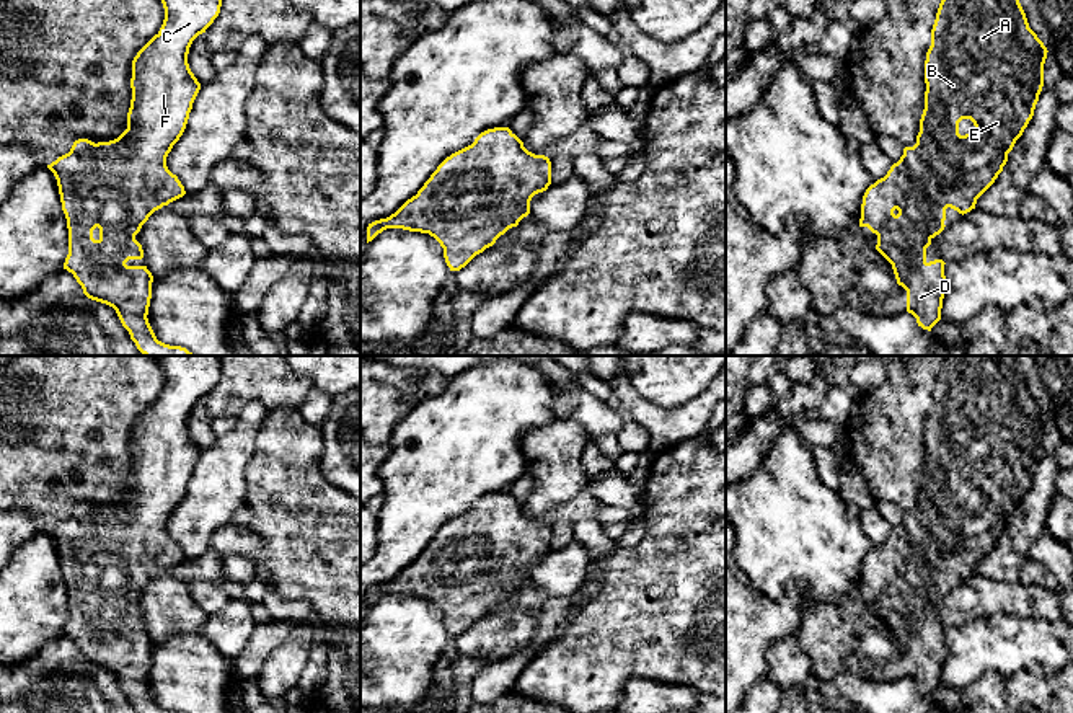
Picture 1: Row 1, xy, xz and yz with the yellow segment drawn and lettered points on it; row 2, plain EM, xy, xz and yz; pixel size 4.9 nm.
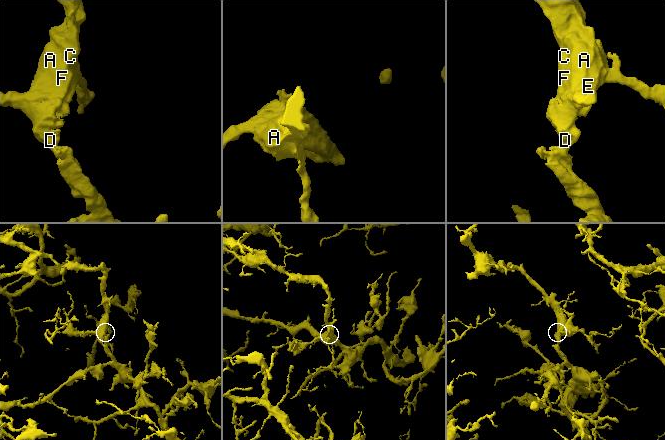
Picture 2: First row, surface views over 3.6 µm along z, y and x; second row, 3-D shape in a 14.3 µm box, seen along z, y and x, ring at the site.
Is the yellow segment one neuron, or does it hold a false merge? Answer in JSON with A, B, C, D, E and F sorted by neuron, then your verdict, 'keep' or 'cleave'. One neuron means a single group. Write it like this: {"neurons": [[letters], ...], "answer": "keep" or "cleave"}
{"neurons": [["A", "B", "C", "D", "E", "F"]], "answer": "keep"}

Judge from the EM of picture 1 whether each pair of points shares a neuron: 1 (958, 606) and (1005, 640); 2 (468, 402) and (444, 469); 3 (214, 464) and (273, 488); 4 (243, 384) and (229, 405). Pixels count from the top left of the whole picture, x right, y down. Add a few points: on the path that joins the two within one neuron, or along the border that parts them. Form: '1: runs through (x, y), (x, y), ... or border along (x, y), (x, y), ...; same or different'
1: border along (1015, 615), (992, 614), (944, 627); different
2: runs through (468, 418), (468, 434), (450, 452); same
3: border along (256, 441), (256, 451), (245, 469), (245, 504); different
4: runs through (238, 389), (229, 400); same

